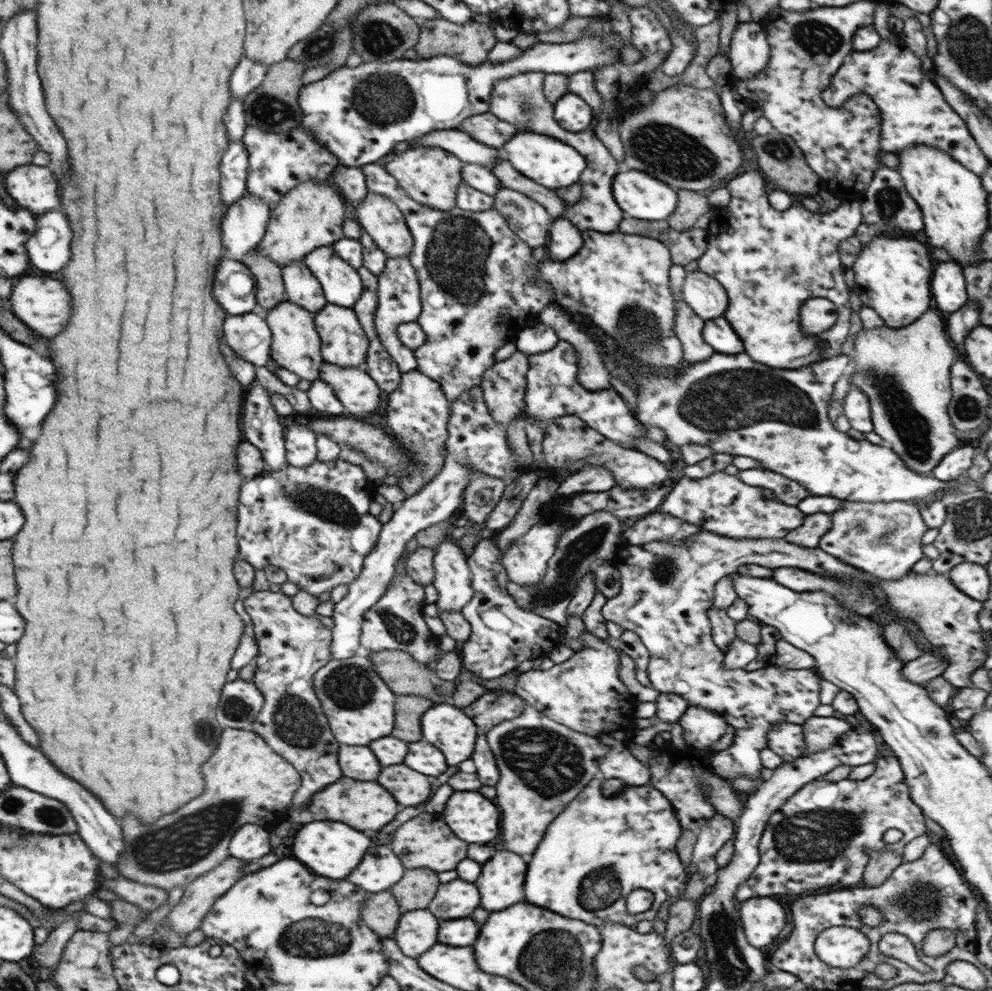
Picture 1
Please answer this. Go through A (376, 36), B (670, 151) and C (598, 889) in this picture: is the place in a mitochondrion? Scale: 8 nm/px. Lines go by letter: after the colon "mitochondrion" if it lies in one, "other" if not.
A: mitochondrion
B: mitochondrion
C: mitochondrion

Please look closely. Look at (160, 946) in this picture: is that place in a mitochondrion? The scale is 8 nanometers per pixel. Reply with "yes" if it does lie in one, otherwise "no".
no

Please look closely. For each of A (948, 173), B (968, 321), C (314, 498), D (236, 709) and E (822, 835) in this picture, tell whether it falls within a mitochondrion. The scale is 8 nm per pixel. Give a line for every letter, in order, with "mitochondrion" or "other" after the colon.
A: other
B: other
C: mitochondrion
D: mitochondrion
E: mitochondrion

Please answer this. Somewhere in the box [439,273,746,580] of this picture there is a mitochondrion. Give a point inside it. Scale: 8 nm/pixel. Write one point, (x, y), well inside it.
(642, 326)

